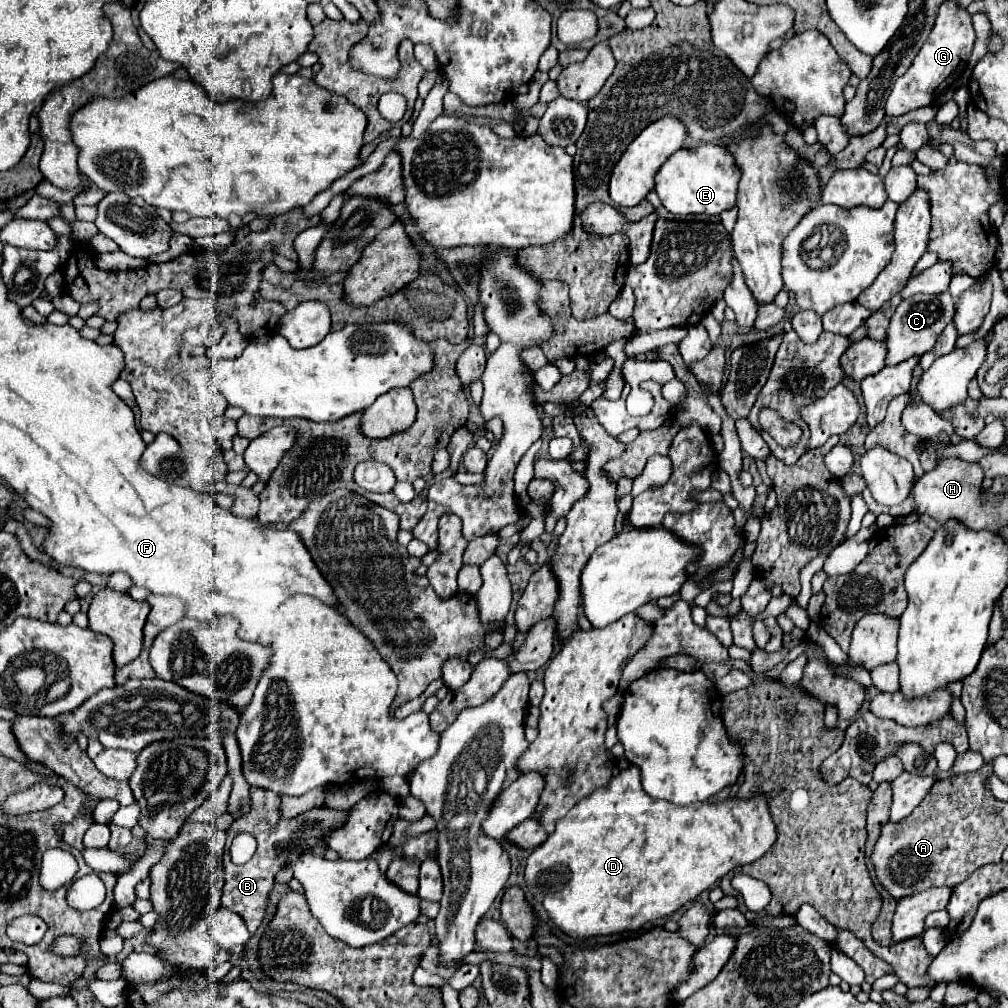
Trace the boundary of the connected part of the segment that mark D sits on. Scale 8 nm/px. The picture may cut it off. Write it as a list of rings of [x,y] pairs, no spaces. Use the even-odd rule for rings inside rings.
[[[630,766],[630,768],[622,770],[618,776],[614,776],[608,786],[602,786],[602,788],[594,790],[588,798],[582,798],[562,820],[556,822],[554,834],[550,834],[546,842],[542,842],[538,848],[532,850],[532,854],[526,860],[526,868],[524,868],[526,888],[530,892],[530,896],[544,906],[544,910],[548,912],[548,916],[556,924],[556,928],[560,928],[570,938],[588,940],[588,938],[610,936],[610,934],[620,934],[620,932],[638,932],[640,928],[644,928],[646,922],[672,916],[684,904],[696,900],[704,890],[712,888],[712,884],[716,884],[716,880],[720,880],[724,874],[728,874],[736,866],[752,864],[754,860],[764,856],[768,852],[768,848],[774,844],[776,826],[774,826],[774,822],[770,818],[770,812],[766,810],[766,800],[762,796],[758,796],[754,800],[738,800],[738,798],[734,798],[734,800],[726,800],[726,802],[720,802],[720,804],[708,804],[706,808],[702,808],[702,806],[704,804],[698,804],[698,806],[676,806],[672,802],[650,798],[642,790],[638,766]]]

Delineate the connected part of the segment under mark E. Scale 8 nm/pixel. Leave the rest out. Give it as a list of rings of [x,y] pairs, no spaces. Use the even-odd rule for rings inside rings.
[[[698,144],[696,150],[682,148],[670,156],[658,170],[654,190],[662,206],[678,216],[718,216],[724,210],[736,206],[740,170],[734,162],[734,156],[728,148],[720,144]],[[696,160],[696,162],[694,162]],[[698,168],[698,170],[696,170]],[[698,172],[698,174],[696,174]]]

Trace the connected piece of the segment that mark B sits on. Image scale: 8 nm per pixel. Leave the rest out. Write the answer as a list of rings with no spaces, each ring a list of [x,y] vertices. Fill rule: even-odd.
[[[250,788],[250,798],[252,798],[250,814],[234,820],[232,826],[228,828],[228,840],[226,840],[228,844],[224,850],[224,880],[226,882],[224,882],[222,906],[236,912],[238,916],[242,916],[242,920],[246,922],[246,928],[254,934],[266,914],[266,902],[268,902],[268,894],[272,890],[276,872],[288,864],[290,856],[300,856],[308,848],[324,846],[322,836],[328,830],[340,826],[346,820],[346,814],[338,814],[338,810],[312,808],[296,818],[290,818],[290,820],[282,818],[280,820],[280,812],[278,812],[280,796],[278,794],[270,794],[270,790],[252,790]],[[242,832],[252,834],[258,842],[258,848],[256,848],[254,856],[250,858],[250,862],[236,866],[230,860],[230,842],[234,840],[234,836],[238,836]]]

